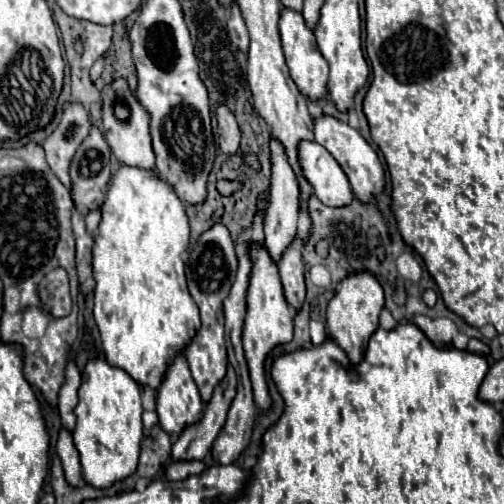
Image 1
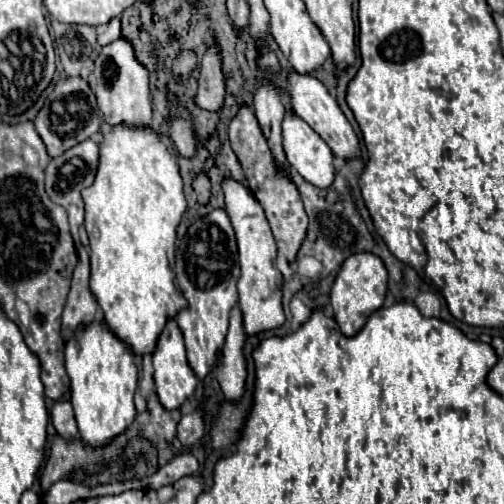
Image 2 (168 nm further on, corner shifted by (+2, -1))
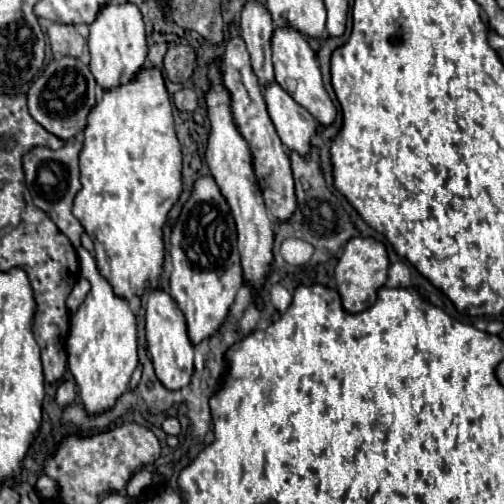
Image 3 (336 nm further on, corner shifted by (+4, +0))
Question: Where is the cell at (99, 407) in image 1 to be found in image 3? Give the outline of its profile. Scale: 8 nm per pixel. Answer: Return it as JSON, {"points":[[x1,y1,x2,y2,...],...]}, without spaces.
{"points":[[84,247,78,249,80,273,92,283,88,299,80,305,76,315,70,321,68,335,68,367,78,385,78,397,88,415,100,415,110,411,118,397,128,391,130,375,138,367,136,353,136,319,128,303,112,293,110,283,98,273,92,253]]}

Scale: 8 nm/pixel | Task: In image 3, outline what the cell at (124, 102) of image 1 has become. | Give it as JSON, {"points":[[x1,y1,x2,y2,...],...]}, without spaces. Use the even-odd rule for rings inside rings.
{"points":[[110,3,102,7,98,19,90,25,88,45,90,45,90,57,92,57,90,65,102,65,100,71,94,71,94,79,100,89,106,91,106,89,114,89,118,85,130,83,146,63,146,35,144,35,142,13,138,11,138,7,132,3,126,3,126,5],[114,65,126,65,126,67,118,69,118,75,114,75]]}

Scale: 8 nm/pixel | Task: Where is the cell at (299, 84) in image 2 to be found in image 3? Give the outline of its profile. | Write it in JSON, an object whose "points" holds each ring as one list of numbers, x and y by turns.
{"points":[[278,29,272,35,272,61,274,61,274,73,276,73,276,83,298,103,302,105,320,125,330,127,336,121,336,107,332,103,332,99,328,97,324,83,322,83,322,75,320,75,320,67,314,59,314,53,308,45,308,41,292,29]]}

